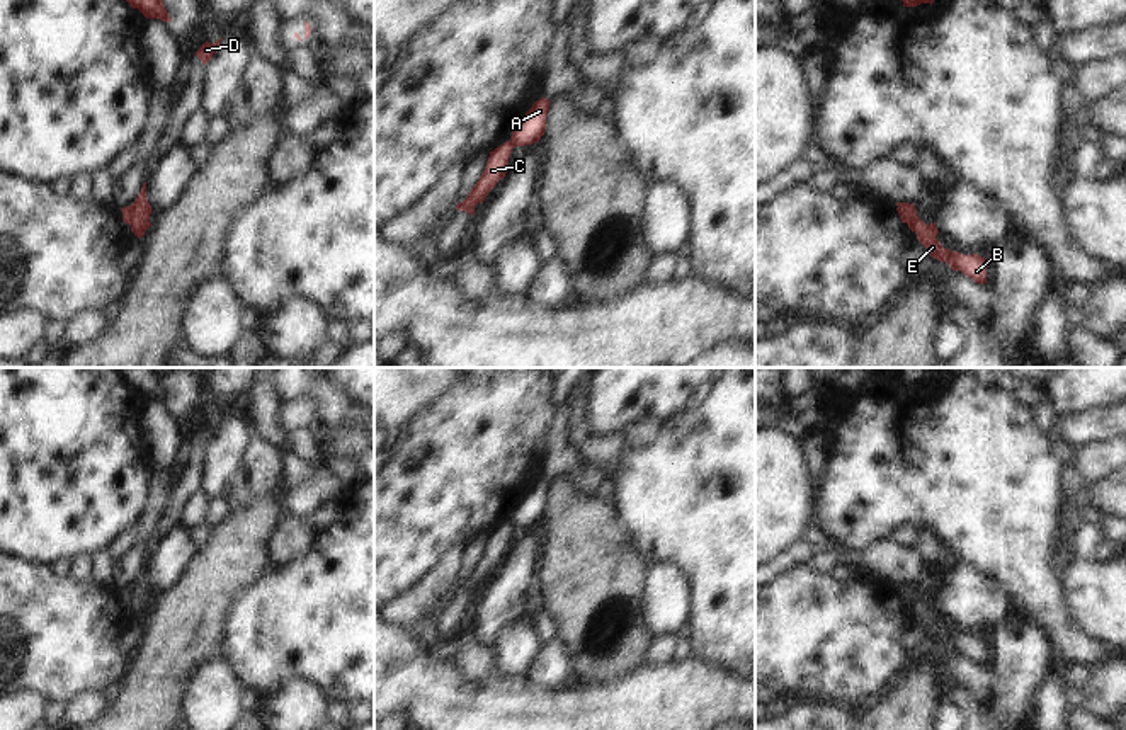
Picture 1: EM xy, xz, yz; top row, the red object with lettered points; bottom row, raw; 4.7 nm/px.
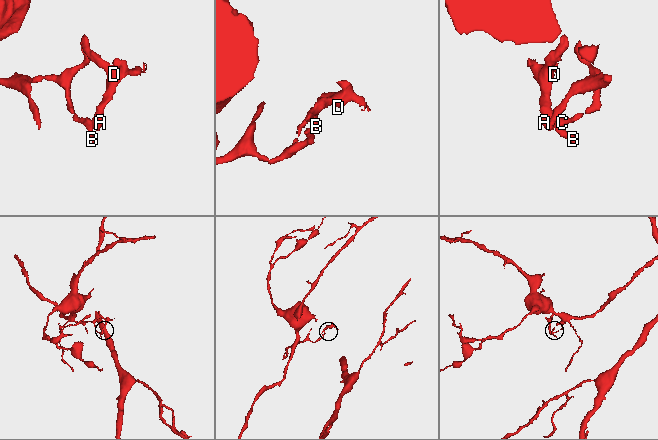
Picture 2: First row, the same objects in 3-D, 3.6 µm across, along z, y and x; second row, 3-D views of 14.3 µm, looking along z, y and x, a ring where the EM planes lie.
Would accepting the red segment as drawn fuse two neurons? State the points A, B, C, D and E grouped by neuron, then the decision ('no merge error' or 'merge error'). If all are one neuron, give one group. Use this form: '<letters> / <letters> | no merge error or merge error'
A D / B C E | merge error

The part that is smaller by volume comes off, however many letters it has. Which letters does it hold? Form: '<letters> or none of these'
A, D

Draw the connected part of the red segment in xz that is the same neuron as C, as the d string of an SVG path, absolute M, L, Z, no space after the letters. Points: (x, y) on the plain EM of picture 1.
M505 522L503 526L490 533L486 548L480 562L475 565L468 579L463 584L458 584L456 590L466 592L471 597L475 596L475 587L478 584L483 584L488 573L497 567L497 563L505 558L509 551L510 534L512 534L510 522Z

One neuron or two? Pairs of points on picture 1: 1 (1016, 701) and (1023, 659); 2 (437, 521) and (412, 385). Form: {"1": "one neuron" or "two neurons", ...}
{"1": "one neuron", "2": "two neurons"}

